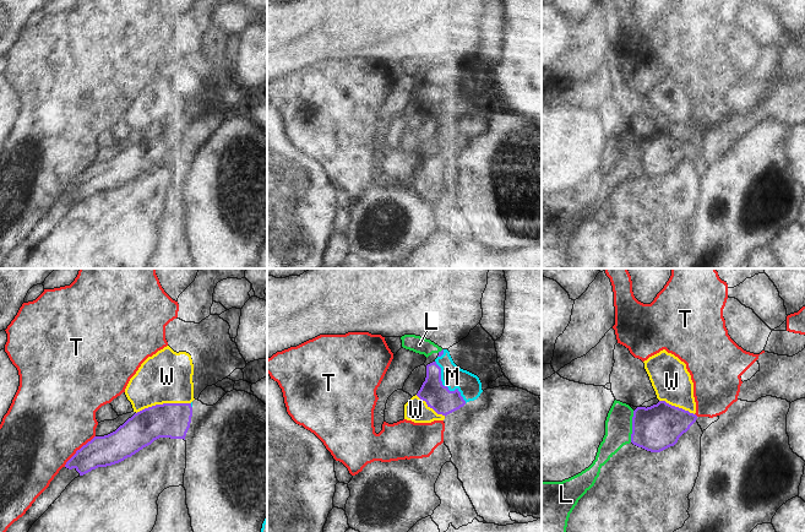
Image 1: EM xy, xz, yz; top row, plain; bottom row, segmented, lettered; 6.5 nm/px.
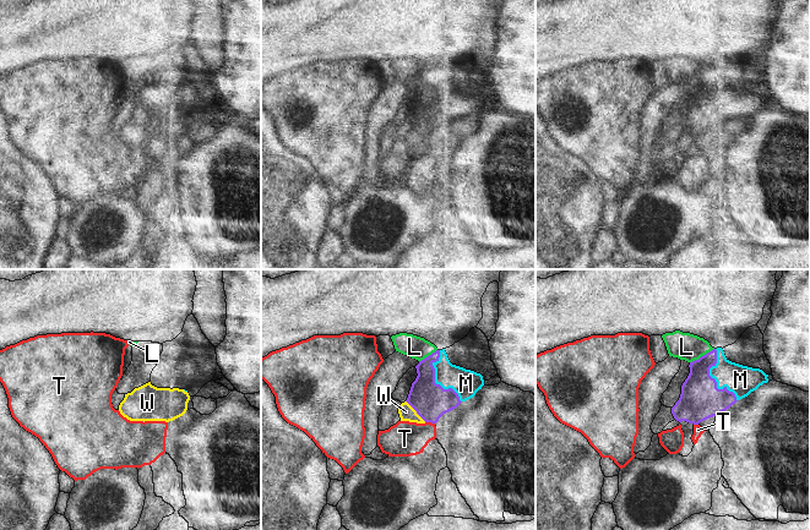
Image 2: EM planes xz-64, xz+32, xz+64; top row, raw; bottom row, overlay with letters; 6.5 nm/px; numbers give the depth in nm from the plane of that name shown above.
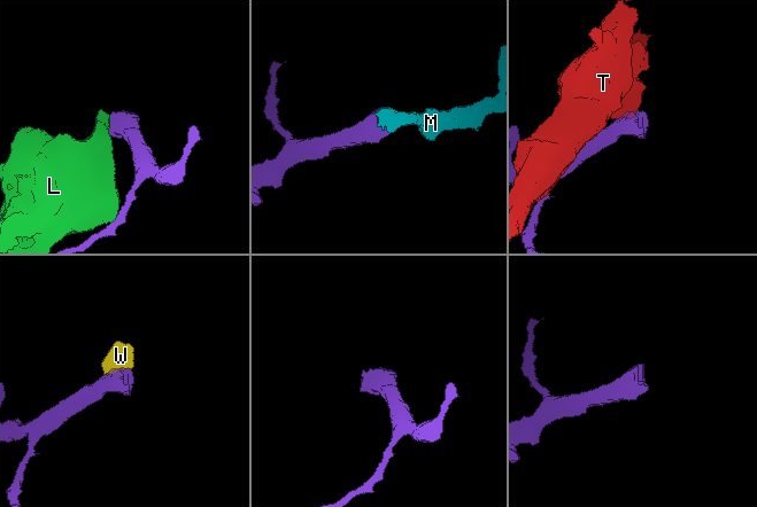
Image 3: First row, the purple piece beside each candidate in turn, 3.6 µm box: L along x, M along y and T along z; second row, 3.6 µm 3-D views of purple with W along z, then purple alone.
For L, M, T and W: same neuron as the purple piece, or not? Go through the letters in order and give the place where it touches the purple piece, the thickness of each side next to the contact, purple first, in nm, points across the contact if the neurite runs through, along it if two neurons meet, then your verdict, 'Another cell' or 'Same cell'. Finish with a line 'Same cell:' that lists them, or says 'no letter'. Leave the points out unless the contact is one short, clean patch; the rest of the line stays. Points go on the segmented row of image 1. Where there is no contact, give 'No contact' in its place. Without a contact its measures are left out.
L: Touches purple at yz (632, 427). Thickness 300 nm (purple) against 180 nm. Another cell
M: Touches purple at xz (445, 386). Thickness 170 nm (purple) against 150 nm. Same cell
T: Touches purple at xy (77, 450). Thickness 200 nm (purple) against 500 nm. Another cell
W: Touches purple at xy (163, 403). Thickness 220 nm (purple) against 340 nm. Boundary: xy (190, 402), (156, 403), (136, 413). Another cell
Same cell: M.

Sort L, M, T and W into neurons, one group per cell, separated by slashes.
L / M / T / W

